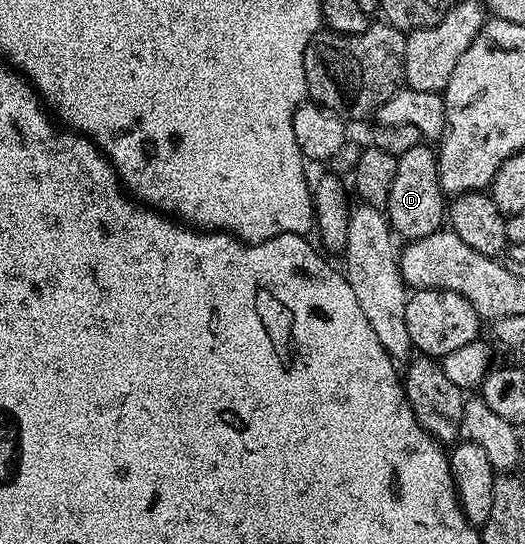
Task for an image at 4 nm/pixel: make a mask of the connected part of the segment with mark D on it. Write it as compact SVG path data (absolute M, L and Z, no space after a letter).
M426 145L409 148L409 152L397 158L397 172L393 176L392 186L389 187L385 215L392 231L399 238L403 237L403 240L429 236L437 232L445 222L445 195L439 179L439 155Z

